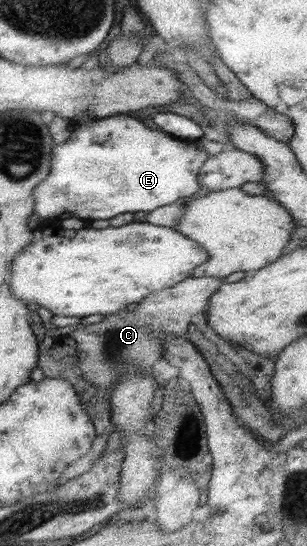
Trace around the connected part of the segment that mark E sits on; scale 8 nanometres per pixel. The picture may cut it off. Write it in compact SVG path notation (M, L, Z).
M132 114L110 116L96 124L84 125L84 128L76 127L68 142L52 149L50 172L32 192L36 200L34 214L43 222L49 218L76 216L87 223L90 220L108 220L126 212L152 212L196 195L201 189L198 173L208 157L210 154L204 150L203 141L174 140L168 134L146 128Z

